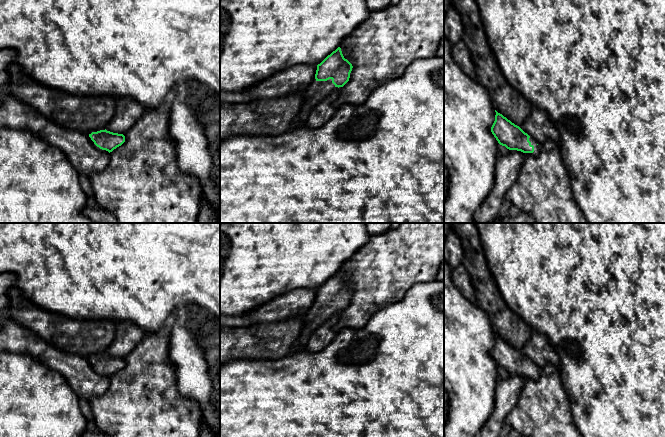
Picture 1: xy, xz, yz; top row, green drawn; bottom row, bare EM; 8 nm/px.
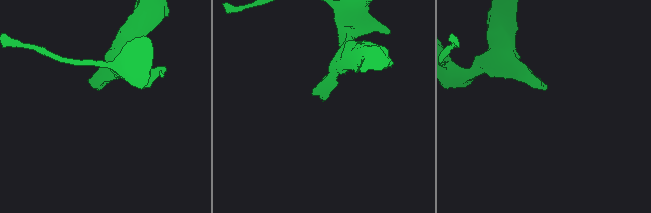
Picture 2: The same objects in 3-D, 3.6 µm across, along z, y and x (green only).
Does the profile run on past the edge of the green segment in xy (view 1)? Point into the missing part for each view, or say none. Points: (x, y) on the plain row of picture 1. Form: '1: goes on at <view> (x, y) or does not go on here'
1: does not go on here

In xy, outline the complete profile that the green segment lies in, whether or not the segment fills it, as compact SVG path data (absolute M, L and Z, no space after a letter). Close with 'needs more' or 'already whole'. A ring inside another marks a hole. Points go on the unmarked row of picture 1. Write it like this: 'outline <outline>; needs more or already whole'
outline M106 353L92 356L89 358L89 361L97 371L109 377L125 366L125 360L123 358L113 357Z; already whole

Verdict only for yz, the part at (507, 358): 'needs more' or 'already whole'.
needs more

